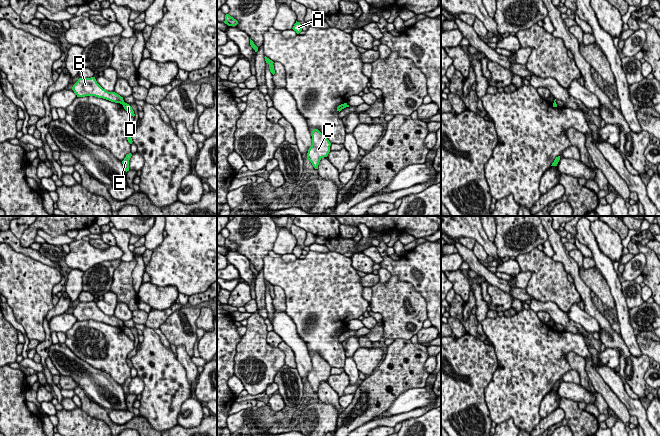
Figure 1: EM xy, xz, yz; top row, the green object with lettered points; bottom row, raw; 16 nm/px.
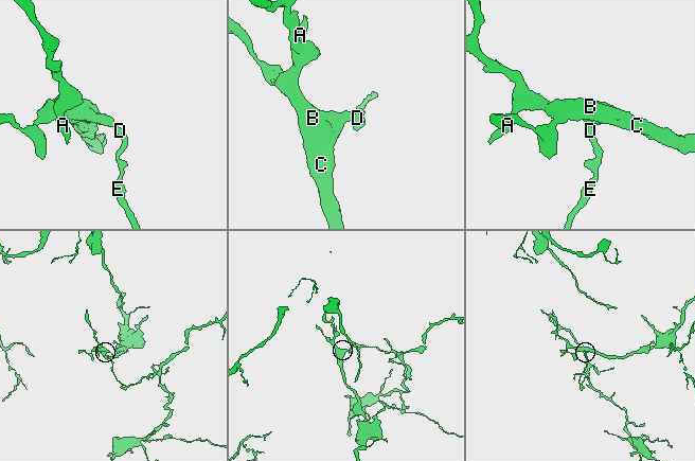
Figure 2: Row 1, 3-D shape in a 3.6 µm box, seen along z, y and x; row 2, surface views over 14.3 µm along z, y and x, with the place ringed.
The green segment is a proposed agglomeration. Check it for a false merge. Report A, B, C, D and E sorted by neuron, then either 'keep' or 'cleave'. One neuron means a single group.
A B C / D E | cleave

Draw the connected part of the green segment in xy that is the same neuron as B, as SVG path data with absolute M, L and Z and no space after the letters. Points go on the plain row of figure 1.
M95 301L79 302L73 309L72 314L77 321L95 320L103 322L111 326L120 327L124 326L123 321L115 316L108 316L103 313L96 305Z

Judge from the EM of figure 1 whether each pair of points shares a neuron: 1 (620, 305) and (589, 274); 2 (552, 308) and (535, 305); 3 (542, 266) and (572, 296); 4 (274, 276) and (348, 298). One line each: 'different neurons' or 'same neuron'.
1: different neurons
2: same neuron
3: same neuron
4: same neuron

